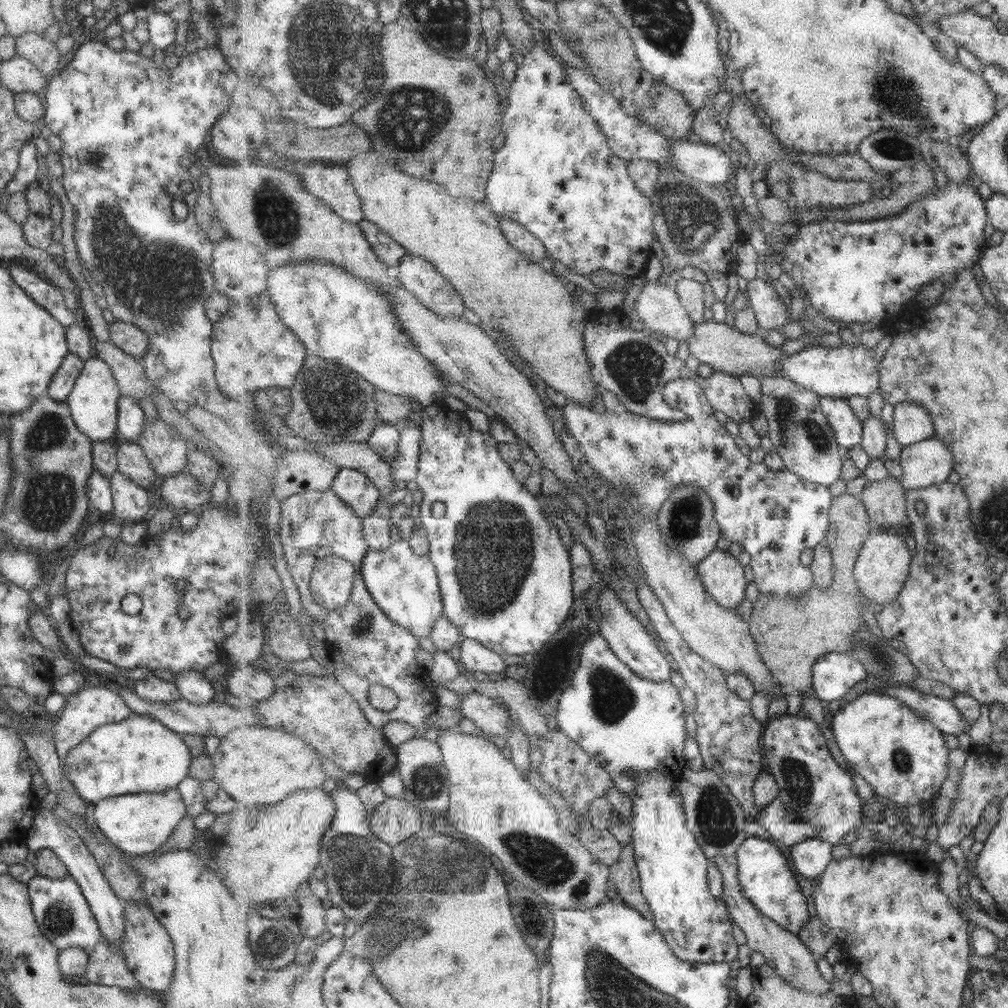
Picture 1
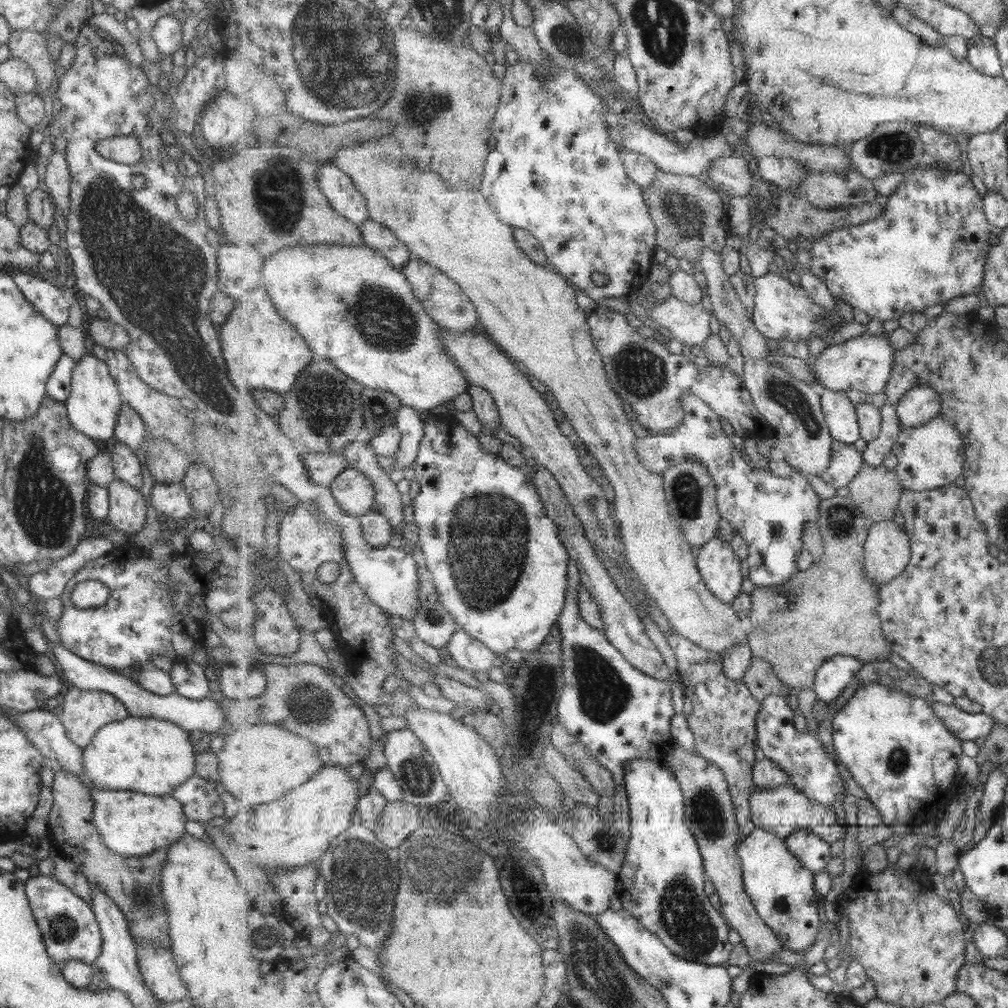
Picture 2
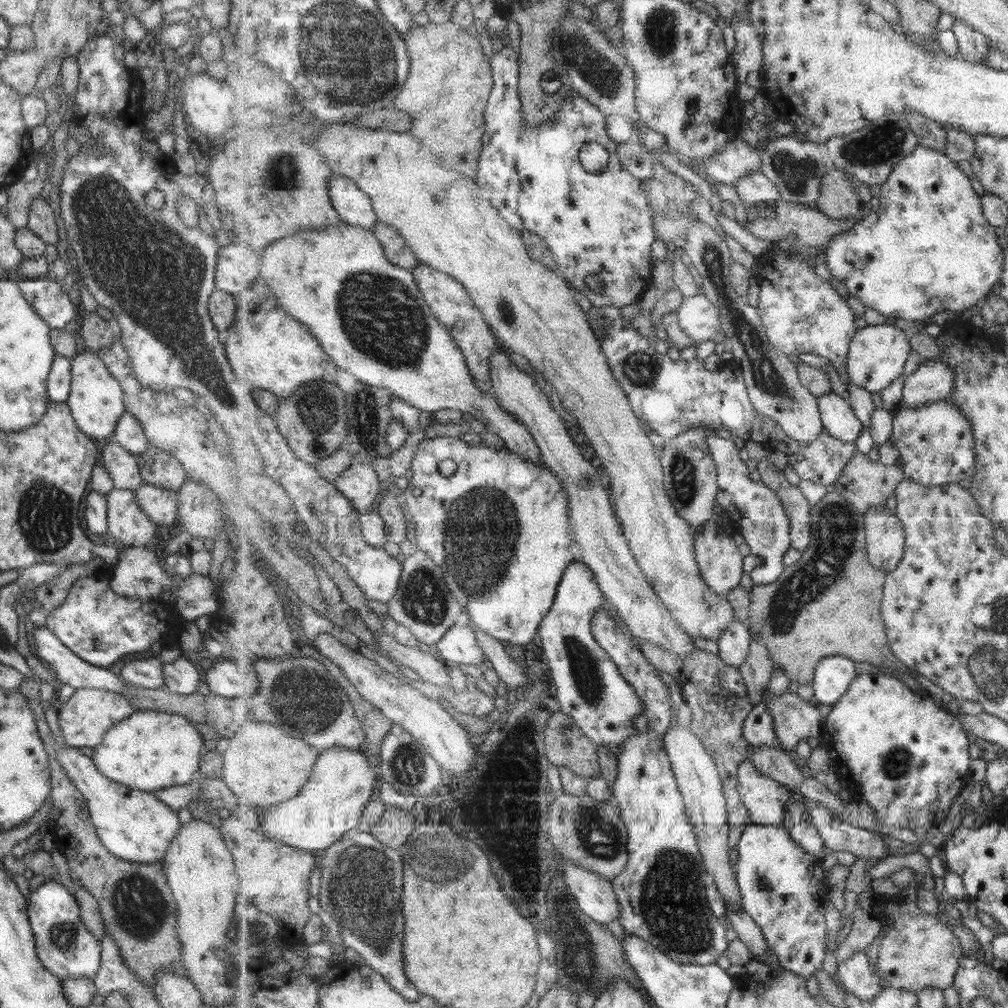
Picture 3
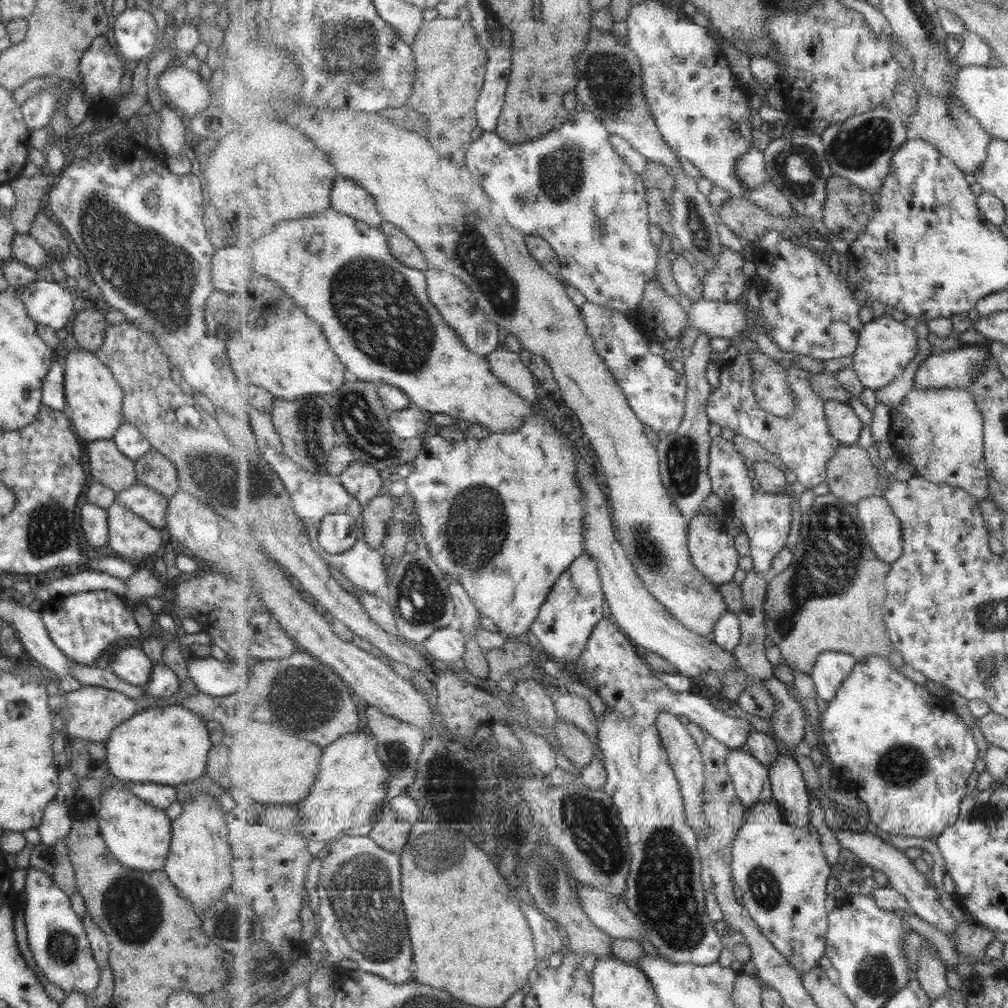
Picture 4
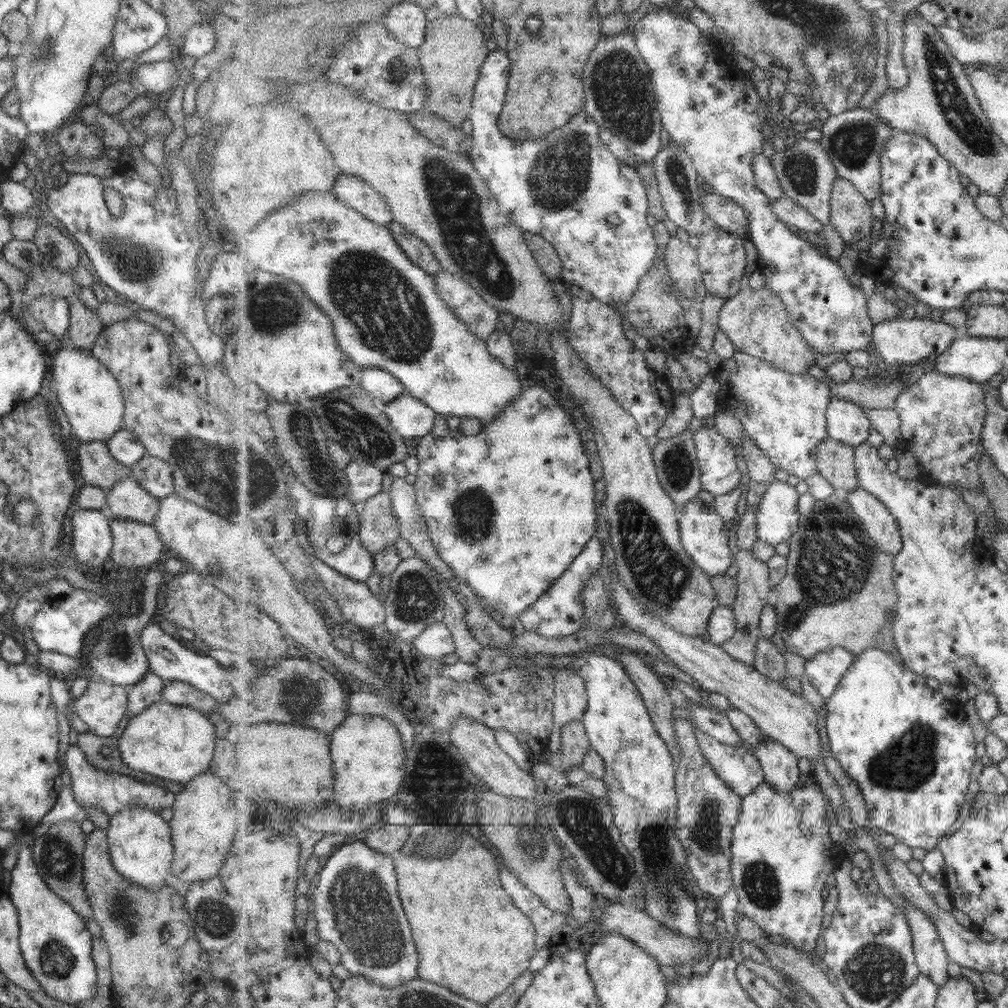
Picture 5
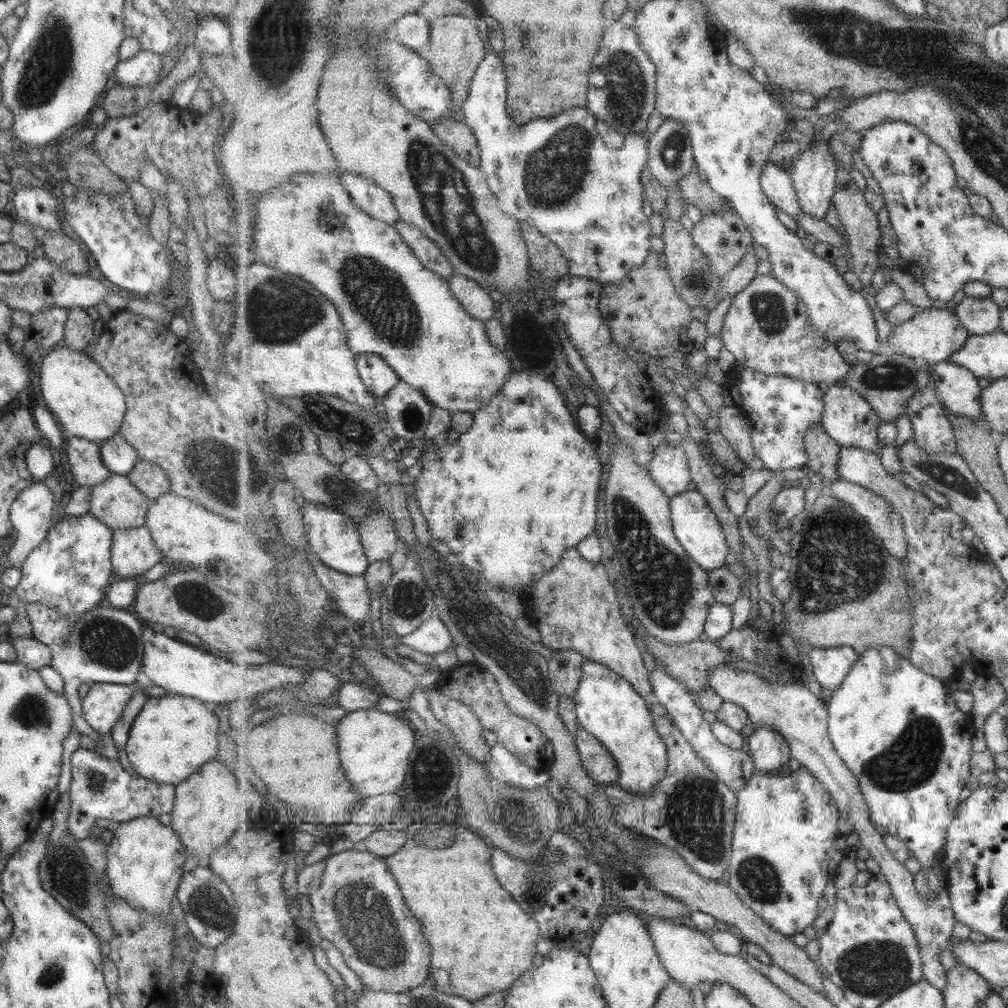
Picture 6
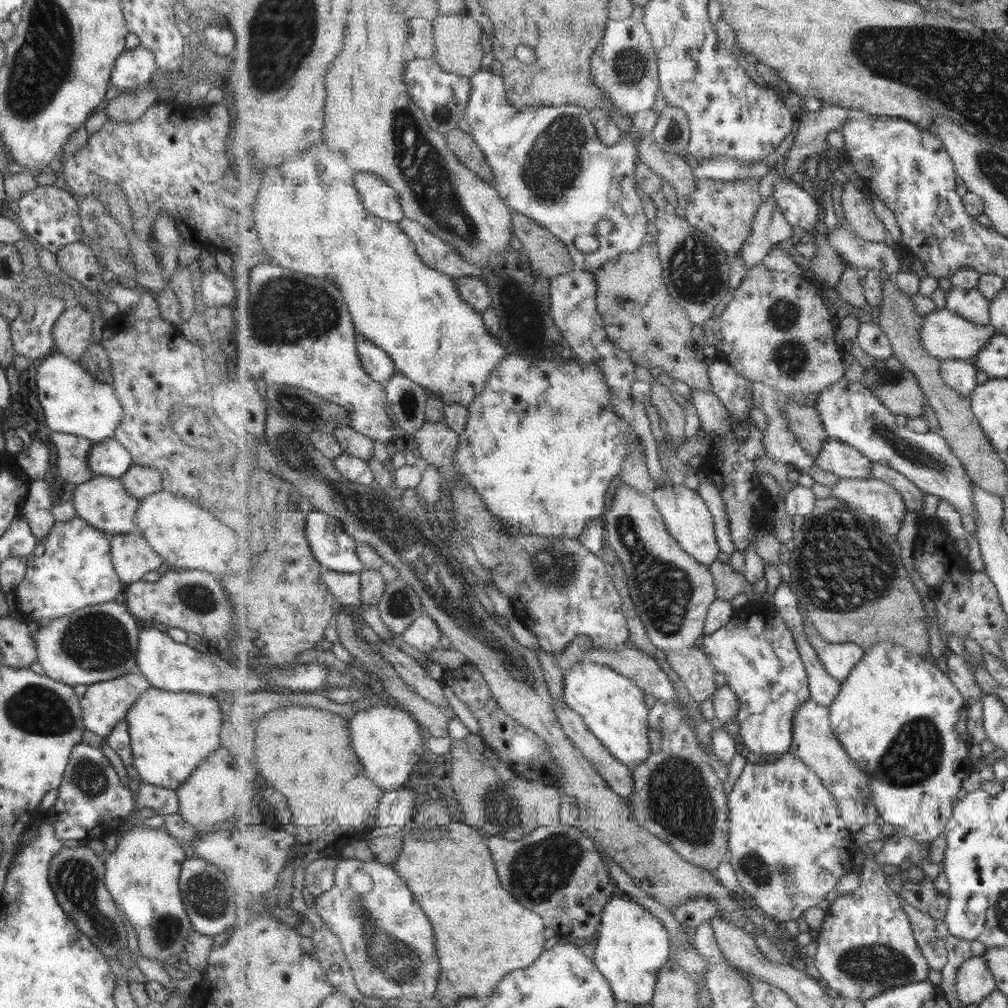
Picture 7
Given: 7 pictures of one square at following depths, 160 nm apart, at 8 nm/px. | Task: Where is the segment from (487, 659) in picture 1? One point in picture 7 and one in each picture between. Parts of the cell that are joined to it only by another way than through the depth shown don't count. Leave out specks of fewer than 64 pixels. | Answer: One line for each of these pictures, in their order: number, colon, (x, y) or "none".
2: (470, 654)
3: (459, 646)
4: (448, 644)
5: (436, 641)
6: (433, 636)
7: (424, 634)

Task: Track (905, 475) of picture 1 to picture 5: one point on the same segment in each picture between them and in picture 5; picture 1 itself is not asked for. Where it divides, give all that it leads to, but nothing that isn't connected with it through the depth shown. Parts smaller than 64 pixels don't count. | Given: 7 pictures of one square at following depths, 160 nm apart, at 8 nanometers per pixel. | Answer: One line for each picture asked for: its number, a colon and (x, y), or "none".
2: (931, 455)
3: (937, 446)
4: (941, 431)
5: (943, 416)

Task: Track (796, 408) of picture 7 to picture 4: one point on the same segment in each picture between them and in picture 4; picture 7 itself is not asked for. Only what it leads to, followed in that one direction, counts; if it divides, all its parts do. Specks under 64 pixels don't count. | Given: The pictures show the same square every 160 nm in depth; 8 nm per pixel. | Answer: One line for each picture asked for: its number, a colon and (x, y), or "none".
4: (851, 476)
5: (837, 461)
6: (824, 452)

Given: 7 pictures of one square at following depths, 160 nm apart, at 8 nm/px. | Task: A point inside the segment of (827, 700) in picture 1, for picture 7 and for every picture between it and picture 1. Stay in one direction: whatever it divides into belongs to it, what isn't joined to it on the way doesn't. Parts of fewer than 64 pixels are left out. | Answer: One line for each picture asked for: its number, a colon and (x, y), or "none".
2: (834, 676)
3: (834, 675)
4: (832, 669)
5: (825, 672)
6: (831, 666)
7: (839, 659)

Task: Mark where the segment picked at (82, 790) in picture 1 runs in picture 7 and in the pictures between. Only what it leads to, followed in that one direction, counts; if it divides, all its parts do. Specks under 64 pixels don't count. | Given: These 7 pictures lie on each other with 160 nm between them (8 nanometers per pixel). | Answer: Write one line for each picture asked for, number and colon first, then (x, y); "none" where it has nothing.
2: (149, 756)
3: (149, 751)
4: (168, 745)
5: (174, 742)
6: (171, 736)
7: (170, 733)

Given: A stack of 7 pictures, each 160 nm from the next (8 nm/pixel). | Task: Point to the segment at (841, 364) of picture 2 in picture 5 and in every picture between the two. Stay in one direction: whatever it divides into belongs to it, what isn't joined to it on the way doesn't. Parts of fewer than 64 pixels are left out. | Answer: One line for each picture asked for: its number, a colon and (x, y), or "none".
3: (878, 353)
4: (887, 346)
5: (908, 340)

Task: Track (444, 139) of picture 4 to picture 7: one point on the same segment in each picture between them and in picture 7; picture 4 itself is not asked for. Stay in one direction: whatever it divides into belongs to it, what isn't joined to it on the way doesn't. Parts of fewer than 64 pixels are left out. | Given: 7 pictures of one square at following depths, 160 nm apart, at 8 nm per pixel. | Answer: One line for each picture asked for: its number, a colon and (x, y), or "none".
5: (454, 51)
6: (455, 51)
7: (458, 37)

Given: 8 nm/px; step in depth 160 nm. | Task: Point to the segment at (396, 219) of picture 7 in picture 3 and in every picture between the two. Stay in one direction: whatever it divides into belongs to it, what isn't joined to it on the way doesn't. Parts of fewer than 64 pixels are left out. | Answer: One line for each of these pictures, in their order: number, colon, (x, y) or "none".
3: (354, 206)
4: (348, 197)
5: (352, 190)
6: (371, 198)

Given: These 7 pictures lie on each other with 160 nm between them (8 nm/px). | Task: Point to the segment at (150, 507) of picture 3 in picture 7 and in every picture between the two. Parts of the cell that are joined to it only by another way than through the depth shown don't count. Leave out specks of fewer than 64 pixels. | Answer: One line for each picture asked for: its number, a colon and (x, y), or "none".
4: (145, 503)
5: (125, 500)
6: (115, 502)
7: (101, 502)

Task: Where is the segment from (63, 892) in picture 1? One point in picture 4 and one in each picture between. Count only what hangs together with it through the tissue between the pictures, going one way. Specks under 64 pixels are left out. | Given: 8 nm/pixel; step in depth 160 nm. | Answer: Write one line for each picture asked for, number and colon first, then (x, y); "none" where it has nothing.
2: (69, 931)
3: (65, 948)
4: (56, 938)

